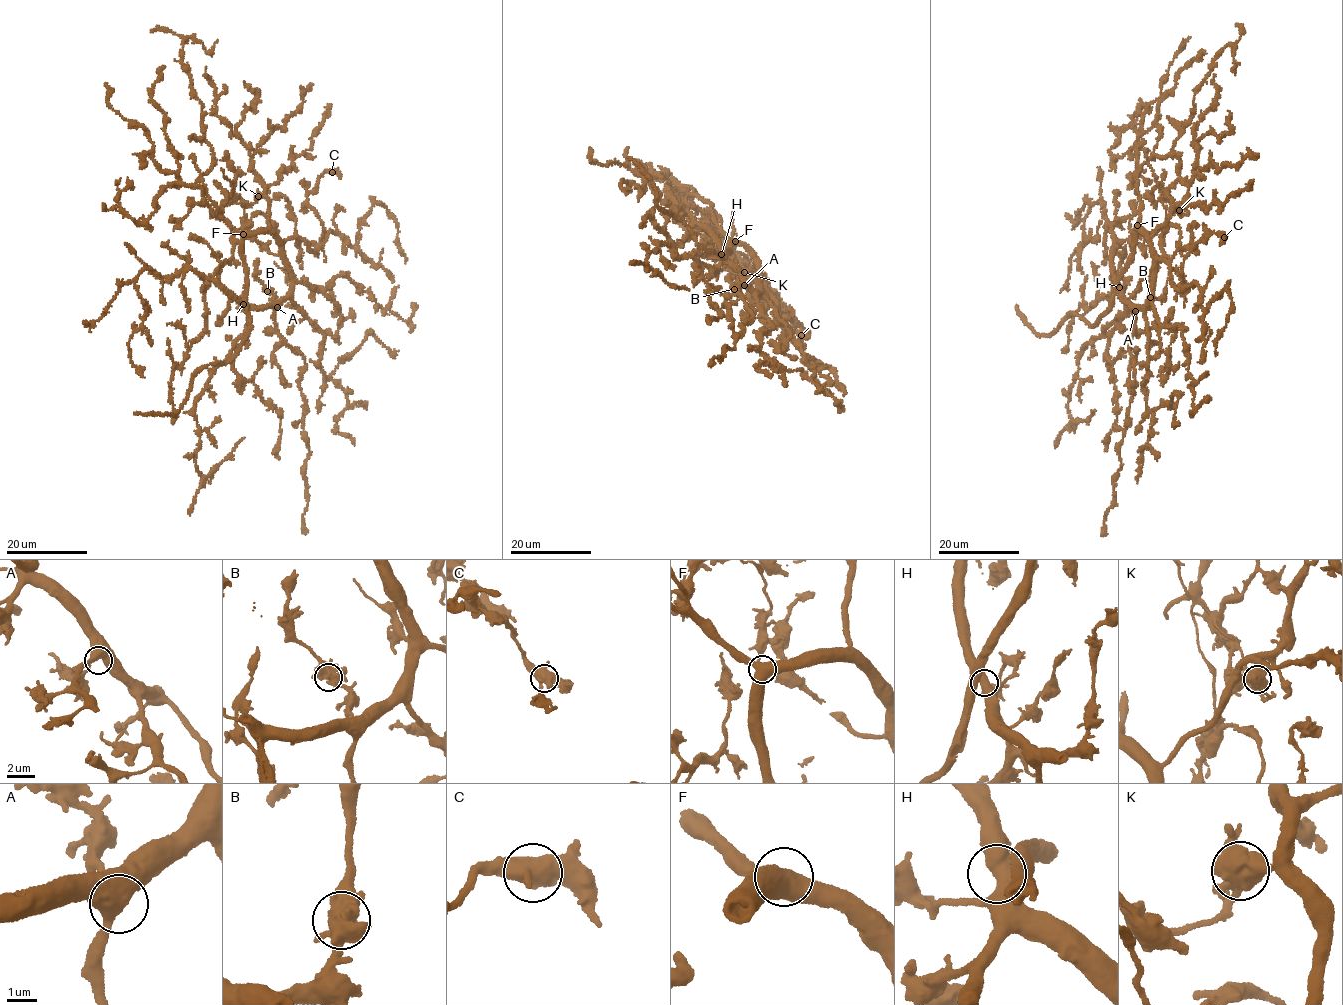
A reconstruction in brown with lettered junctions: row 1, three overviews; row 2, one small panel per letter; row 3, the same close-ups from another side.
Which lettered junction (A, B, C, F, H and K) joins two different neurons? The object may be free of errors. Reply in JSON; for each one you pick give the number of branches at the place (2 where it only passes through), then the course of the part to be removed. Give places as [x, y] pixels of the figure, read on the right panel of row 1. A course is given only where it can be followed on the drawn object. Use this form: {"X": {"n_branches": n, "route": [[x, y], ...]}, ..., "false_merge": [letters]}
{"K": {"n_branches": 3, "route": [[1179, 210], [1182, 215], [1177, 212], [1174, 201], [1160, 189], [1167, 224], [1163, 239]]}, "false_merge": ["K"]}

